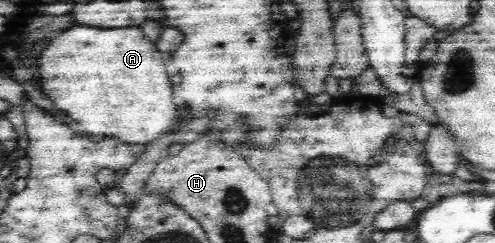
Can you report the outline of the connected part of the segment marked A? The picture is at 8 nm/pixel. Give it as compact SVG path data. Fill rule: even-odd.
M72 27L72 29L66 29L60 37L56 37L42 53L40 57L40 83L42 83L41 90L44 91L44 96L48 95L48 98L52 99L56 103L58 109L62 109L66 115L70 115L89 137L94 139L102 138L114 138L129 145L145 145L148 146L153 143L162 135L169 131L168 127L172 125L172 121L176 120L178 112L181 107L178 107L176 111L176 105L172 101L172 83L170 83L170 77L166 73L166 65L162 61L162 53L154 47L154 43L150 43L142 29L140 27L122 27L122 29L98 29L98 27Z

